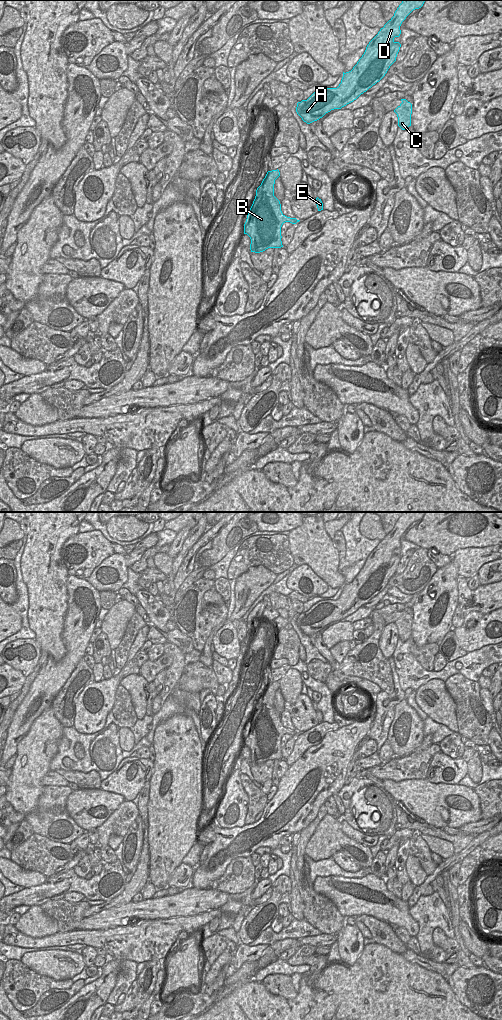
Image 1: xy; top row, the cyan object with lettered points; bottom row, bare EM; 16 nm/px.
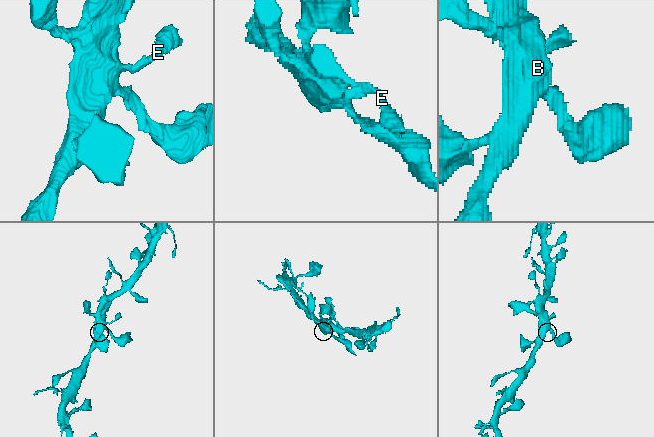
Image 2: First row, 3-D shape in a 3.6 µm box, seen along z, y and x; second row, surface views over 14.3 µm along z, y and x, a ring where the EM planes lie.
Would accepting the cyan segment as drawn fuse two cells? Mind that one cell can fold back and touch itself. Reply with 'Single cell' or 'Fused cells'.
Single cell

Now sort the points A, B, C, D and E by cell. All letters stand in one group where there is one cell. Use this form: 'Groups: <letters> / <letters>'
Groups: A B C D E

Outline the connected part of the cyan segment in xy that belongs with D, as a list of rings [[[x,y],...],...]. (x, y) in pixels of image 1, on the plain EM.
[[[402,512],[394,528],[369,554],[362,569],[349,584],[344,585],[337,600],[320,601],[307,612],[297,615],[296,624],[310,636],[334,621],[341,621],[379,594],[396,573],[401,556],[394,550],[401,546],[400,538],[426,512]]]

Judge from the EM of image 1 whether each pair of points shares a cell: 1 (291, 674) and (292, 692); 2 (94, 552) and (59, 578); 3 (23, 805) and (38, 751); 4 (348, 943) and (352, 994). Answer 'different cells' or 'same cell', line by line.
1: same cell
2: different cells
3: same cell
4: different cells

